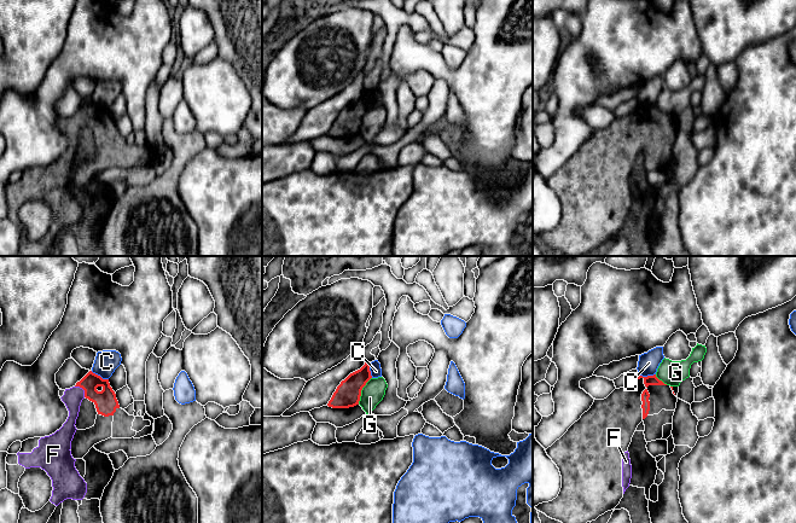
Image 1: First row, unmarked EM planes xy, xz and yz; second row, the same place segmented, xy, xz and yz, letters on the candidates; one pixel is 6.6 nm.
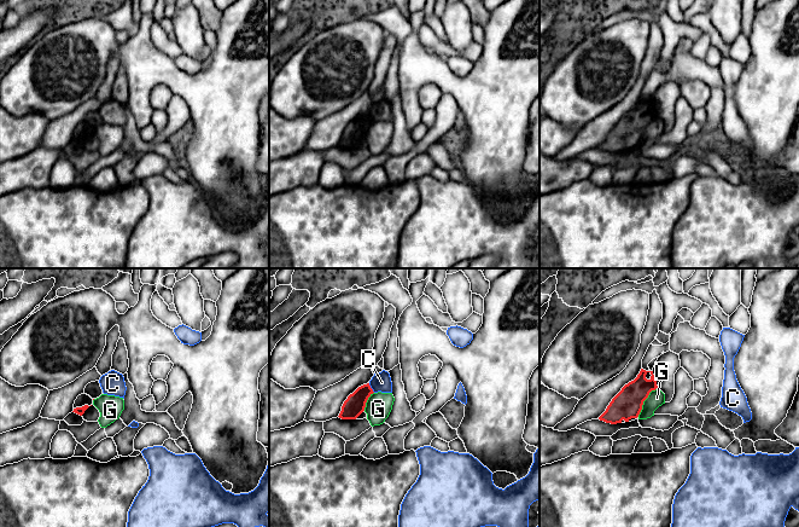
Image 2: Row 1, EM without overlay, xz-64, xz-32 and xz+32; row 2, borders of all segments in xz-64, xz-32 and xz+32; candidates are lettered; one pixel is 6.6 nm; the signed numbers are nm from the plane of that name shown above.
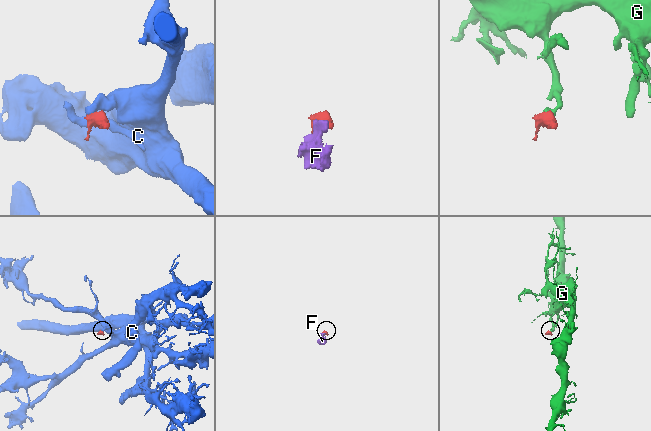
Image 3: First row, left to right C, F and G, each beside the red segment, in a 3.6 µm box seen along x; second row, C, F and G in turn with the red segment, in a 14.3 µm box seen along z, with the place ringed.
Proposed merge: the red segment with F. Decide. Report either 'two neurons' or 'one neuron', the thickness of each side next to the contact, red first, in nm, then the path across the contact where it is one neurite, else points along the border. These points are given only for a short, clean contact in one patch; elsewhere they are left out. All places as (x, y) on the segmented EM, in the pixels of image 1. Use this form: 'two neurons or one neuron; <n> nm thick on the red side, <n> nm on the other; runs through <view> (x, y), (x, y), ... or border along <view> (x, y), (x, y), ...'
one neuron; 150 nm thick on the red side, 130 nm on the other

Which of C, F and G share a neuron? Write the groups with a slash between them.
C / F / G

